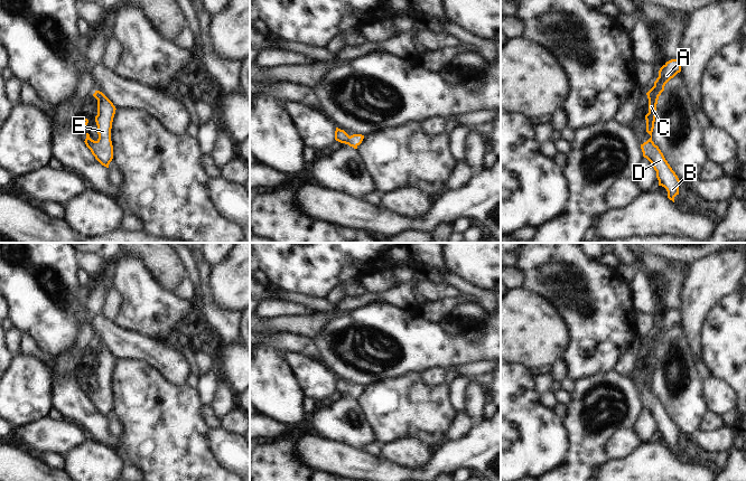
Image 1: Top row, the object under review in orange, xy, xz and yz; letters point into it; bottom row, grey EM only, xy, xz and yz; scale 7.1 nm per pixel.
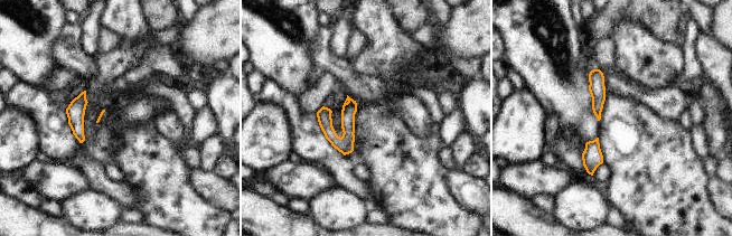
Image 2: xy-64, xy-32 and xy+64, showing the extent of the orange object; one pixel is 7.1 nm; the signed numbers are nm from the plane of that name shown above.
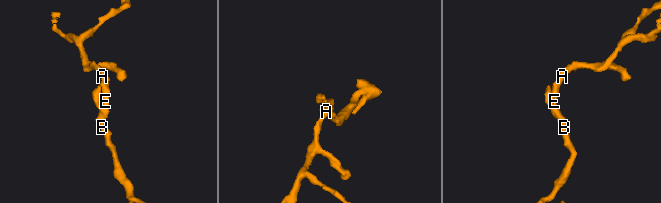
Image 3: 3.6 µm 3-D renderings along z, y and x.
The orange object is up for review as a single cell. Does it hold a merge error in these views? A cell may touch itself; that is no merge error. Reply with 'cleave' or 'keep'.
keep

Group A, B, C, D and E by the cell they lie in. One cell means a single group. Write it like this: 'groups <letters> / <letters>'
groups A B C D E

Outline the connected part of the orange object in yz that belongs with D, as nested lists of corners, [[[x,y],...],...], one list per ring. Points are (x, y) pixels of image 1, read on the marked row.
[[[681,57],[666,62],[659,70],[659,77],[654,82],[654,86],[646,93],[649,98],[649,113],[645,115],[646,132],[651,138],[641,144],[643,157],[646,158],[654,170],[659,186],[662,186],[668,191],[668,198],[674,202],[674,197],[679,195],[680,180],[672,170],[663,153],[658,145],[652,141],[652,132],[656,116],[656,104],[659,96],[664,91],[665,84],[681,72]]]

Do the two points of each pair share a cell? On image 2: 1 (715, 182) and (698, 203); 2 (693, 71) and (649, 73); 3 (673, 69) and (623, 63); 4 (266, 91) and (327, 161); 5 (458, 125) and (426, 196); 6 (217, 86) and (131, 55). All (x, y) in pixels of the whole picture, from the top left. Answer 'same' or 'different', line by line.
1: different
2: different
3: same
4: same
5: different
6: different

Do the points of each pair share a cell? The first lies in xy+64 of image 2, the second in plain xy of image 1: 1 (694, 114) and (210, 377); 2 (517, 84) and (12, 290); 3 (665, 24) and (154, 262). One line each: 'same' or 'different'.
1: different
2: different
3: same

